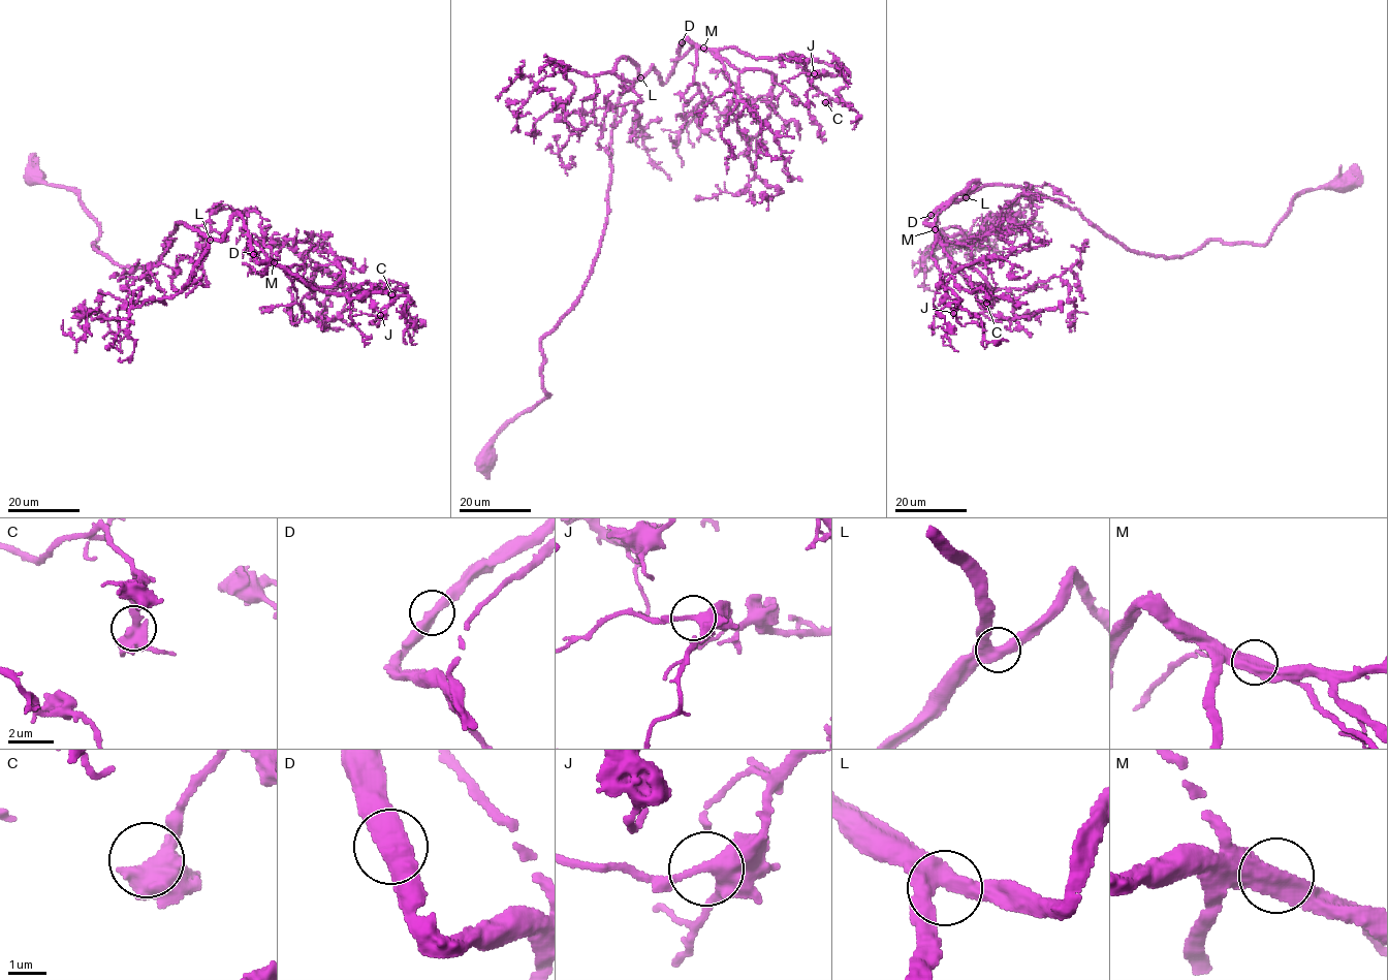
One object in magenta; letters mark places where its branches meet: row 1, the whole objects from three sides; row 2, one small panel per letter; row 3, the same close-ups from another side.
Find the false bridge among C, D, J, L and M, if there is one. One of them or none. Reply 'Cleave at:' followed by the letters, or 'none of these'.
Cleave at: M

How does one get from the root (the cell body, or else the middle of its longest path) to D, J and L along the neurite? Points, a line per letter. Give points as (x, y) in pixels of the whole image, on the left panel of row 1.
D: (33, 178), (71, 188), (118, 264), (158, 262), (177, 223), (220, 241), (238, 212), (253, 254)
J: (33, 178), (118, 264), (238, 212), (315, 288), (407, 293), (380, 315)
L: (33, 178), (71, 188), (99, 229), (94, 249), (118, 264), (135, 269), (158, 262), (177, 223), (210, 240)

